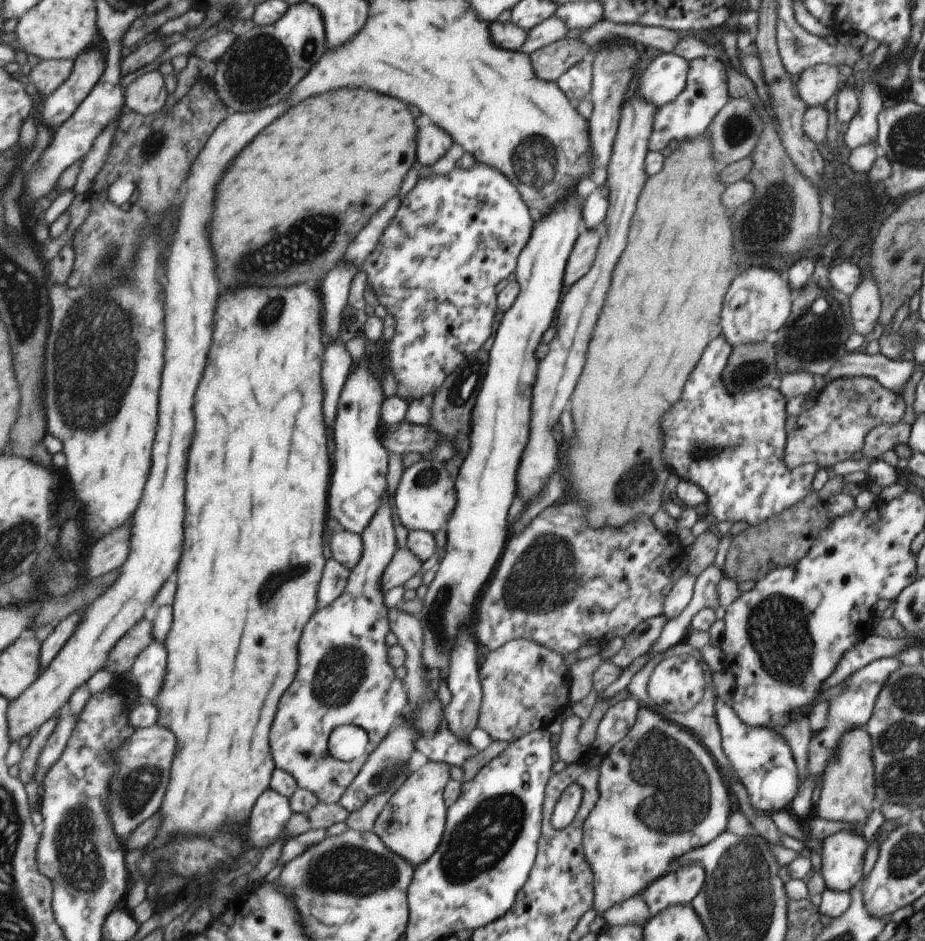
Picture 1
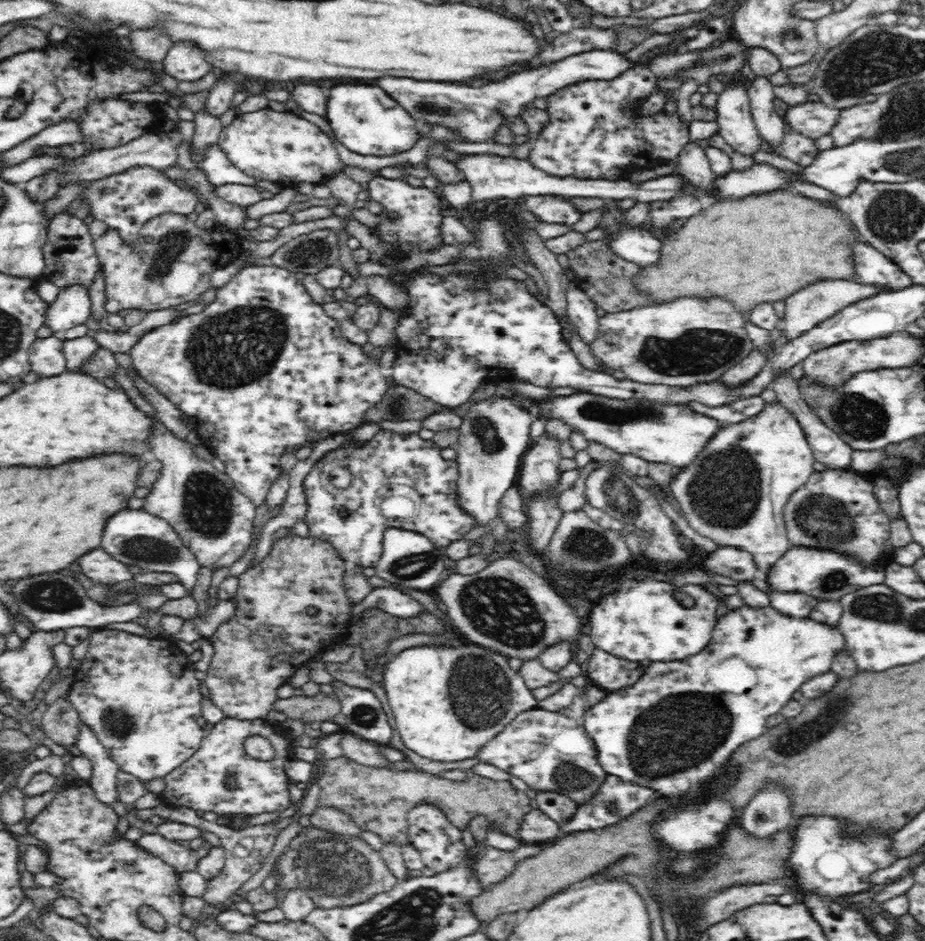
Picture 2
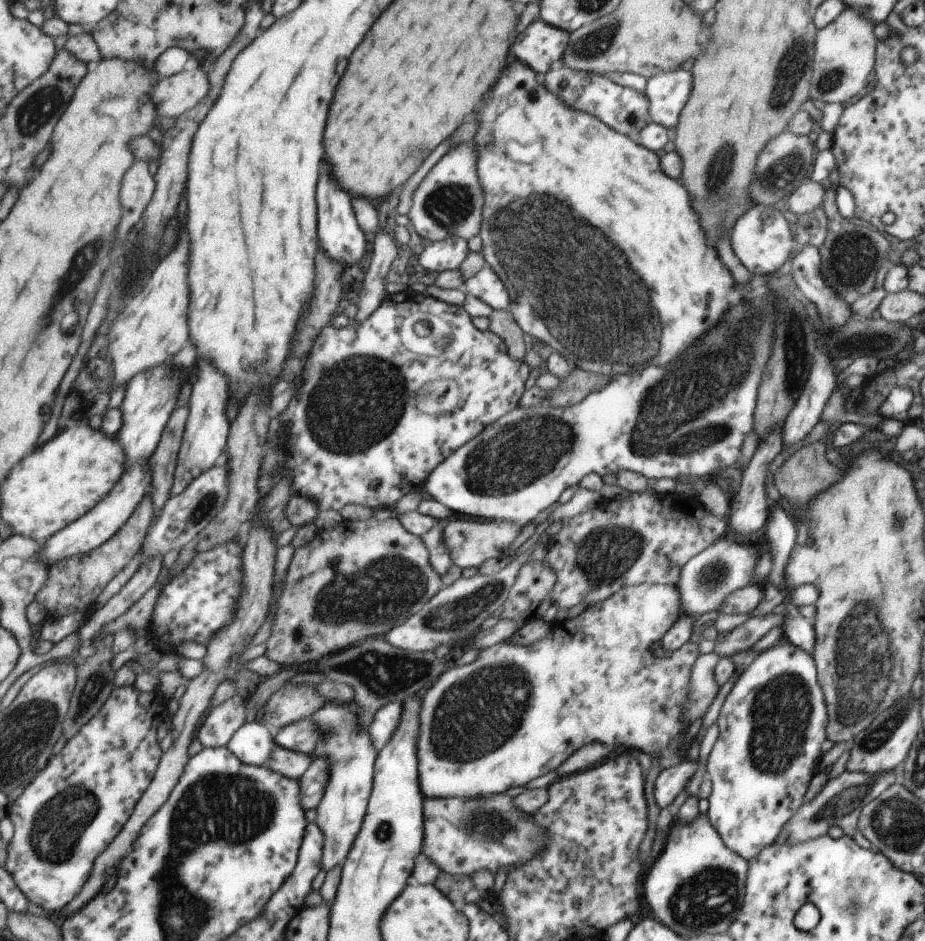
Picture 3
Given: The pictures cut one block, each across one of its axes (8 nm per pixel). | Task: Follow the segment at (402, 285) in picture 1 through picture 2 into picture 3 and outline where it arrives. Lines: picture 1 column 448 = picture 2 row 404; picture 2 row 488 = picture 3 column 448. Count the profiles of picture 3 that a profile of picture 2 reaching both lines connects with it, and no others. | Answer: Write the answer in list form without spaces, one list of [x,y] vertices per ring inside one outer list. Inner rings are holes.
[[[446,237],[430,244],[419,256],[419,263],[426,270],[442,272],[459,269],[468,256],[468,243],[462,237]]]

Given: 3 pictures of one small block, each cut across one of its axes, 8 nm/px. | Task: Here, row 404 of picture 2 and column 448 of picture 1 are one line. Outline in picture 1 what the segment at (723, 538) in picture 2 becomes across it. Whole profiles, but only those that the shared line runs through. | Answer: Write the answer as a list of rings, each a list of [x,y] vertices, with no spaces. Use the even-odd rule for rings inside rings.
[[[427,761],[407,776],[404,784],[394,791],[383,812],[376,819],[374,833],[393,853],[404,857],[413,867],[418,867],[431,858],[446,832],[448,808],[445,793],[451,779],[449,764]]]

